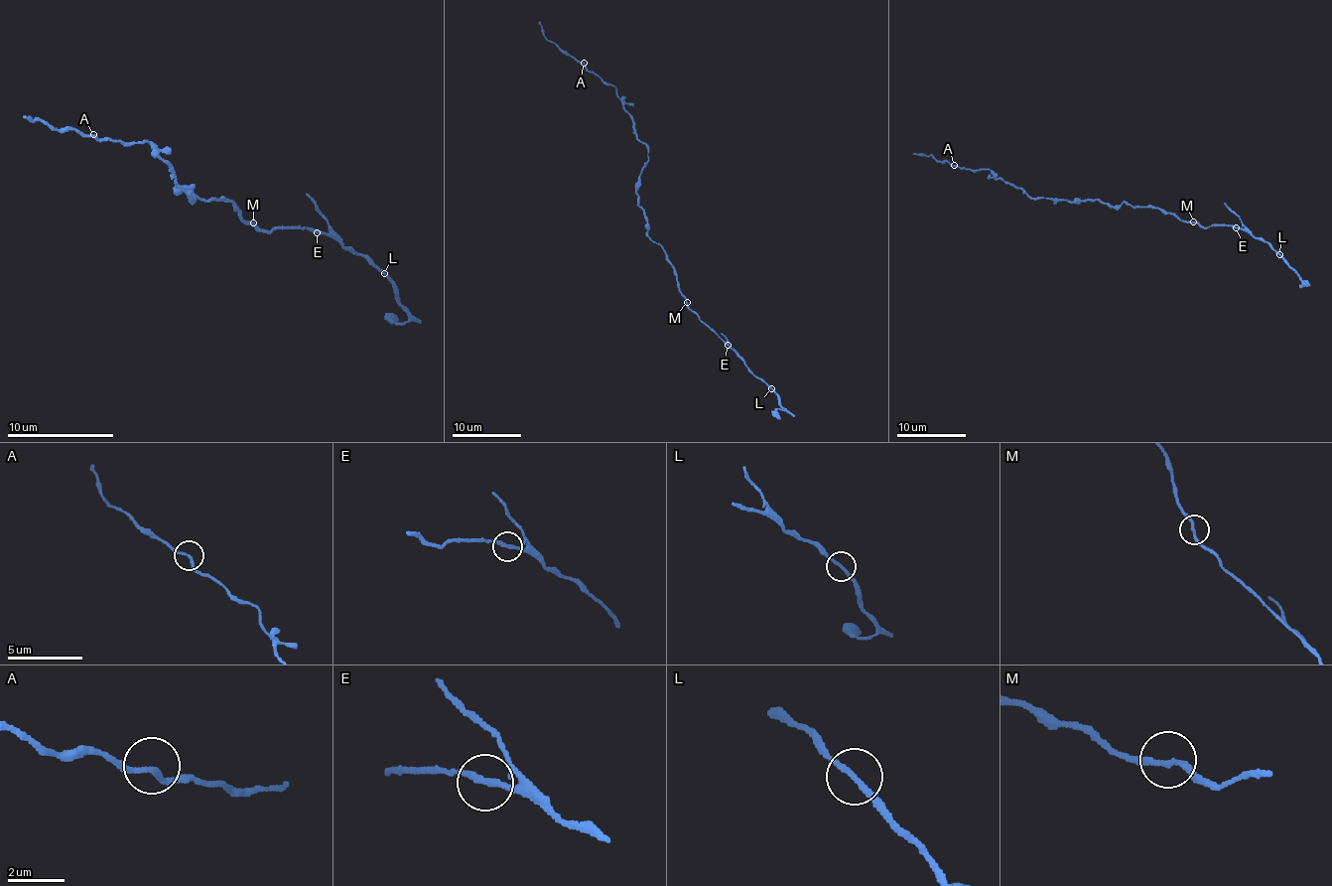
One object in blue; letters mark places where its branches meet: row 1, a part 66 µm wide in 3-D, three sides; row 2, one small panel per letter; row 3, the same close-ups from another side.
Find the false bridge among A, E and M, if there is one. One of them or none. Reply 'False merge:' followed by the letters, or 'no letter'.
False merge: E

